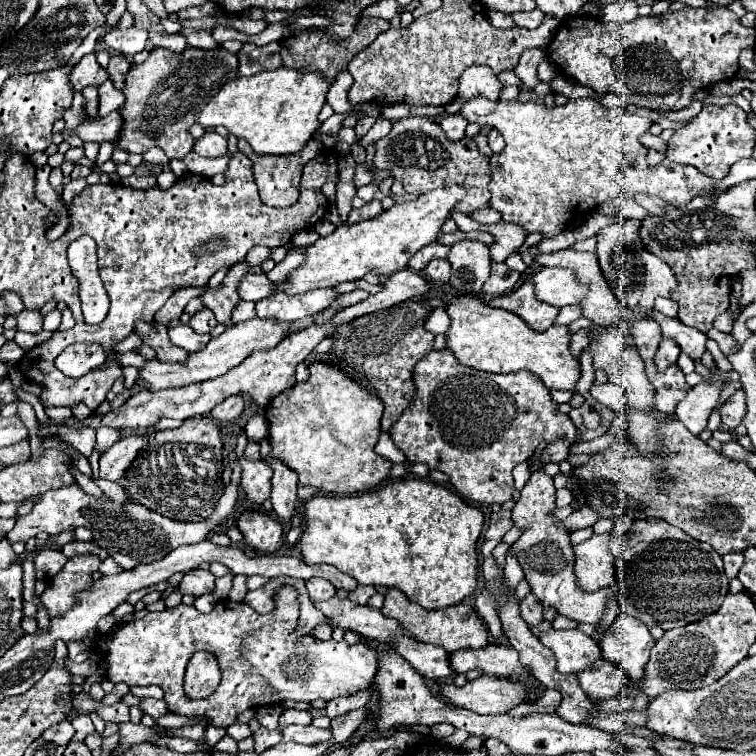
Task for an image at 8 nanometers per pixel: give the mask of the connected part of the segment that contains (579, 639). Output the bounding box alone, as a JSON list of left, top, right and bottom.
[538,629,600,673]

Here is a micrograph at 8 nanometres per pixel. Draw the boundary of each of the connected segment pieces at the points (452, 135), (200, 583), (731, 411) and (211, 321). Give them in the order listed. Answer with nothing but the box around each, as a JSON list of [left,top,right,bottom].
[[440,115,466,141],[178,569,214,597],[720,391,746,429],[190,307,218,333]]

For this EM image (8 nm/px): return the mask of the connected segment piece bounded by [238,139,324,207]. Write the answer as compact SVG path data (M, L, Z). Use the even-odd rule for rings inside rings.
M238 139L238 149L240 153L244 153L250 161L252 161L252 171L254 171L254 179L256 185L260 189L260 197L266 205L270 207L290 207L298 201L298 189L300 189L300 175L302 175L302 167L314 159L320 151L322 151L322 143L318 139L310 139L300 153L294 155L254 155L254 151L250 151L248 143L242 143L242 139Z

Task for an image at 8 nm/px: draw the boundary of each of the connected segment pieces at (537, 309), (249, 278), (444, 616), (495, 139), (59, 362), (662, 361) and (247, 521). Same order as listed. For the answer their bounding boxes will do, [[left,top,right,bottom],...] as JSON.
[[490,281,560,333],[238,273,272,303],[382,589,488,653],[488,129,504,153],[54,343,106,377],[654,339,680,371],[238,511,284,553]]

